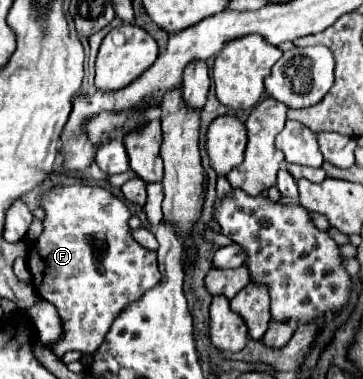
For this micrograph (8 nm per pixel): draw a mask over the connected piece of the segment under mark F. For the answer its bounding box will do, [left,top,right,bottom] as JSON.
[27,184,161,360]

